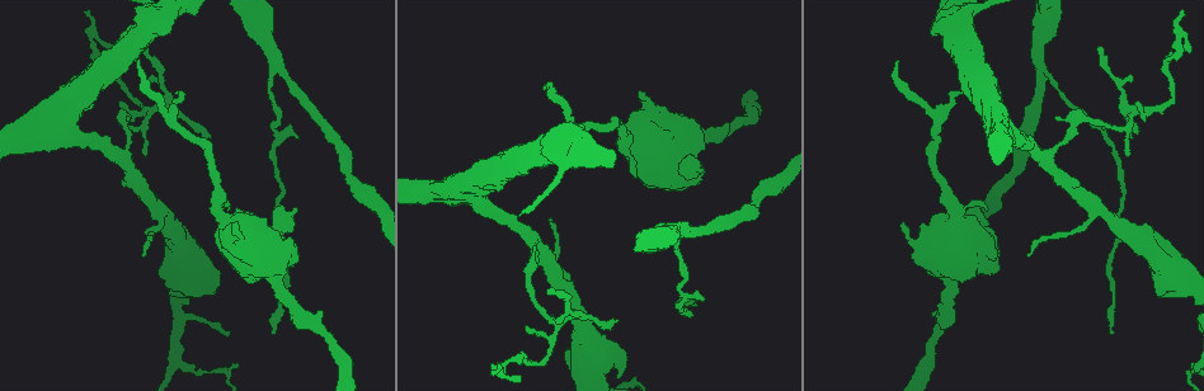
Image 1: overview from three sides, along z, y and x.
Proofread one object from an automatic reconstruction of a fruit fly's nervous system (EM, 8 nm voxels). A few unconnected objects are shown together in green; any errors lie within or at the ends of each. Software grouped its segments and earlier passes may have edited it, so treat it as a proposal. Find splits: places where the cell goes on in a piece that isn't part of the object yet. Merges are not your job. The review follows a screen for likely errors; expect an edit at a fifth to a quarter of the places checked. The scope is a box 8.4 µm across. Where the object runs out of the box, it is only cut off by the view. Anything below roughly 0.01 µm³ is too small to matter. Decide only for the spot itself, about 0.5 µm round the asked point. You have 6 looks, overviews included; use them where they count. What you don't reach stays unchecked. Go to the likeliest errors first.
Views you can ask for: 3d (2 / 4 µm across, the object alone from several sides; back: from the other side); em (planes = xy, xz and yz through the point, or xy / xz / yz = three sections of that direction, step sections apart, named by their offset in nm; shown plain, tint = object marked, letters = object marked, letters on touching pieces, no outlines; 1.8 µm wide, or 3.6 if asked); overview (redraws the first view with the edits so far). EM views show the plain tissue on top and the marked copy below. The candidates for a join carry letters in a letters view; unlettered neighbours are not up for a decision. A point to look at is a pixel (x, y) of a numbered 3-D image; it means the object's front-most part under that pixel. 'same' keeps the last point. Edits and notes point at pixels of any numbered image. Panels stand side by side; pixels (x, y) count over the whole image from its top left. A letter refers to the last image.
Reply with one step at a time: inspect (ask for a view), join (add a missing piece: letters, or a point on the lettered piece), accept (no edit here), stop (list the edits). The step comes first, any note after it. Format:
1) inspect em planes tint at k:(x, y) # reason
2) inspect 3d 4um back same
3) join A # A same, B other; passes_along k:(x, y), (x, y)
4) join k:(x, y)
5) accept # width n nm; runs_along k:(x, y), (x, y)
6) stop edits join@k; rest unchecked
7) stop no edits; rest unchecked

inspect 3d 4um at 1:(137, 60)

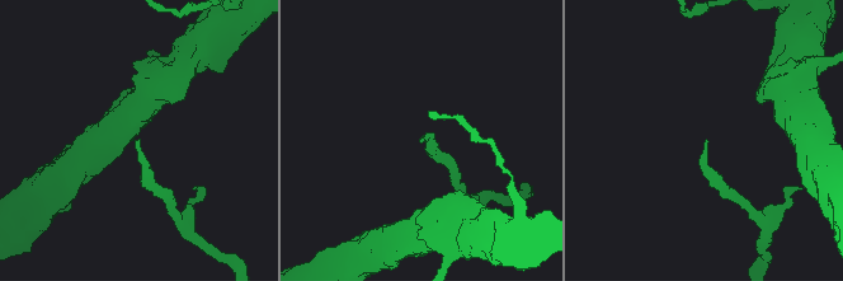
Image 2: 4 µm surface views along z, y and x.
inspect em planes letters at 2:(138, 140)

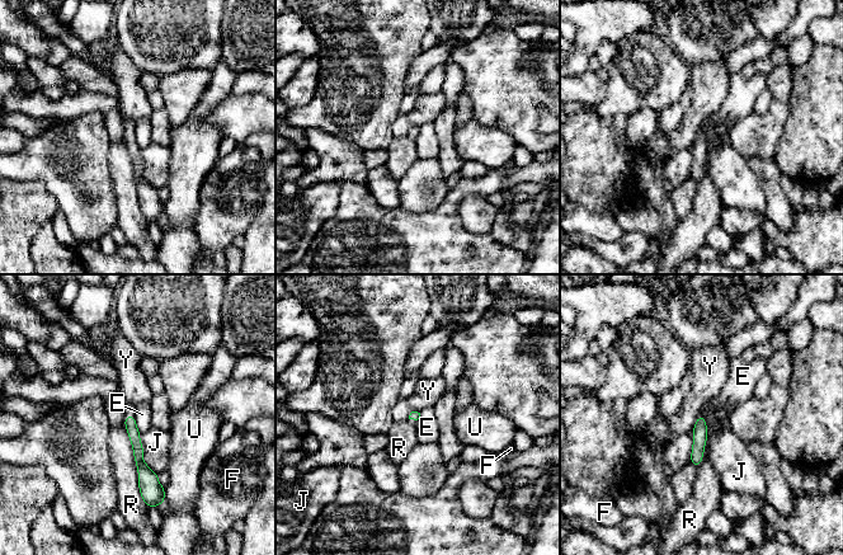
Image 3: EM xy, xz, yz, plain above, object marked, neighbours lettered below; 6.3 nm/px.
accept # E other, F other, J other, R other, U other, Y other; none of them fits

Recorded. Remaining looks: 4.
inspect 3d 4um back at 1:(698, 183) # branch stops here

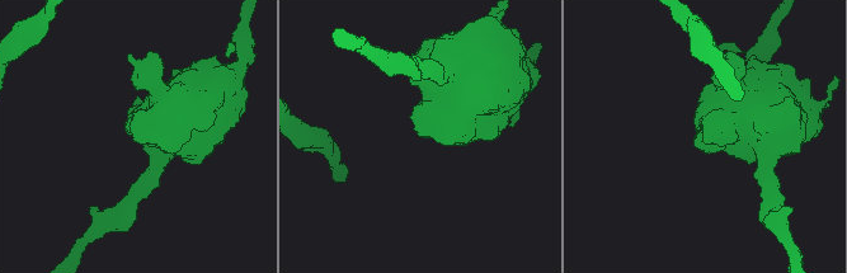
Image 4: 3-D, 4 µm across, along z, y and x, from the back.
inspect em 3.6um xz step 16 tint at 4:(418, 131) # shape alone is not enough

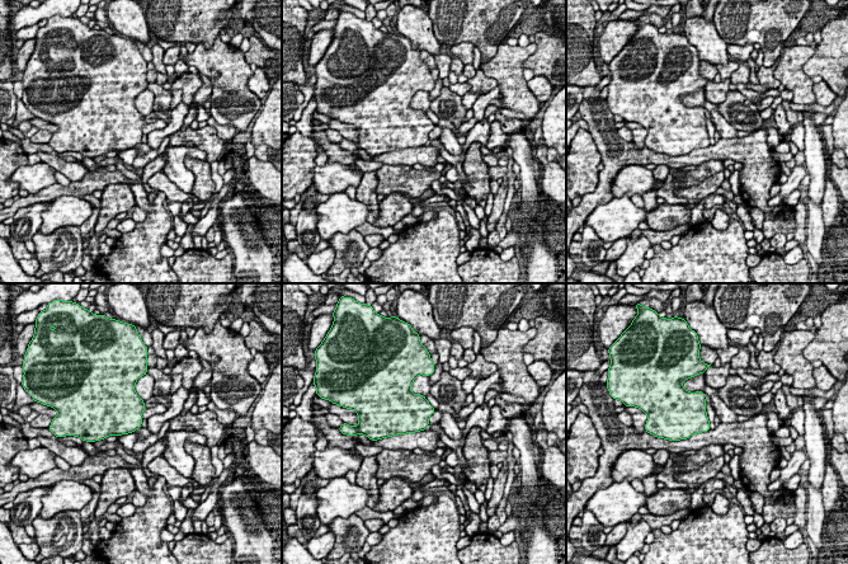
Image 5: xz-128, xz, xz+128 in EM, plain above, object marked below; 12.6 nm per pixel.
inspect em 3.6um planes letters same

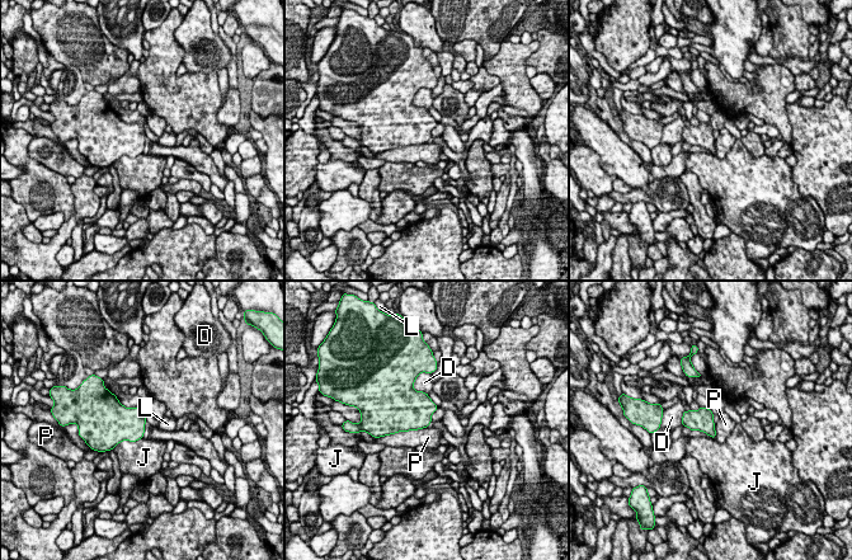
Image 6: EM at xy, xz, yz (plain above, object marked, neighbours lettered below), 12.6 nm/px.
accept # D other, J other, L other, P other; none of them fits

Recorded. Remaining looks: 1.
stop no edits; rest unchecked

